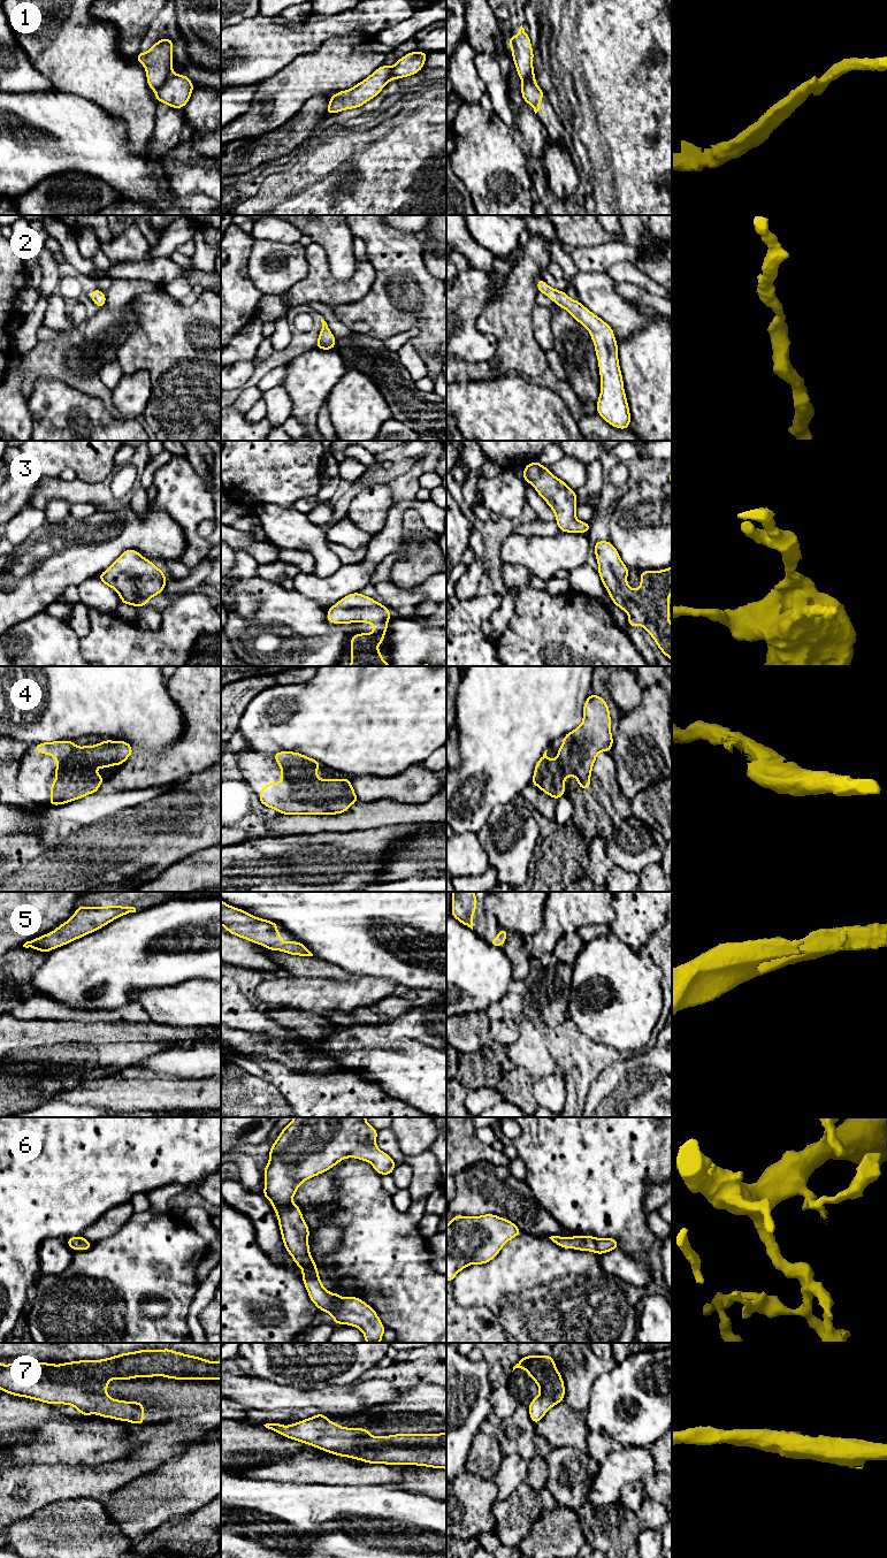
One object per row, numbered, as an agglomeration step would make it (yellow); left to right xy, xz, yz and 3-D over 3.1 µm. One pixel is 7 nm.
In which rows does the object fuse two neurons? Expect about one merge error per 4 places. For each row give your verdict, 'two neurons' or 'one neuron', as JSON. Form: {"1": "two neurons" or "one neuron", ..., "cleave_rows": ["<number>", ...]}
{"1": "two neurons", "2": "one neuron", "3": "one neuron", "4": "one neuron", "5": "one neuron", "6": "one neuron", "7": "one neuron", "cleave_rows": ["1"]}

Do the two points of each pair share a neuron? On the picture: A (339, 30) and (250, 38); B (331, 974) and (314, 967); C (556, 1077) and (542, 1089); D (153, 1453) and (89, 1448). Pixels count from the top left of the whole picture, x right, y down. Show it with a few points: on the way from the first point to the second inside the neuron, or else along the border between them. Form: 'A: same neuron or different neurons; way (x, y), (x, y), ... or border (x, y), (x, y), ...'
A: same neuron; way (318, 30), (313, 30), (299, 38), (272, 38)
B: same neuron; way (327, 970), (319, 968)
C: same neuron; way (552, 1081), (545, 1087)
D: different neurons; border (131, 1451), (127, 1456), (106, 1464)

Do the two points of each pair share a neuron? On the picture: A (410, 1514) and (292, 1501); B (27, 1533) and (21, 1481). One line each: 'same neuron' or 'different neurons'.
A: same neuron
B: different neurons

